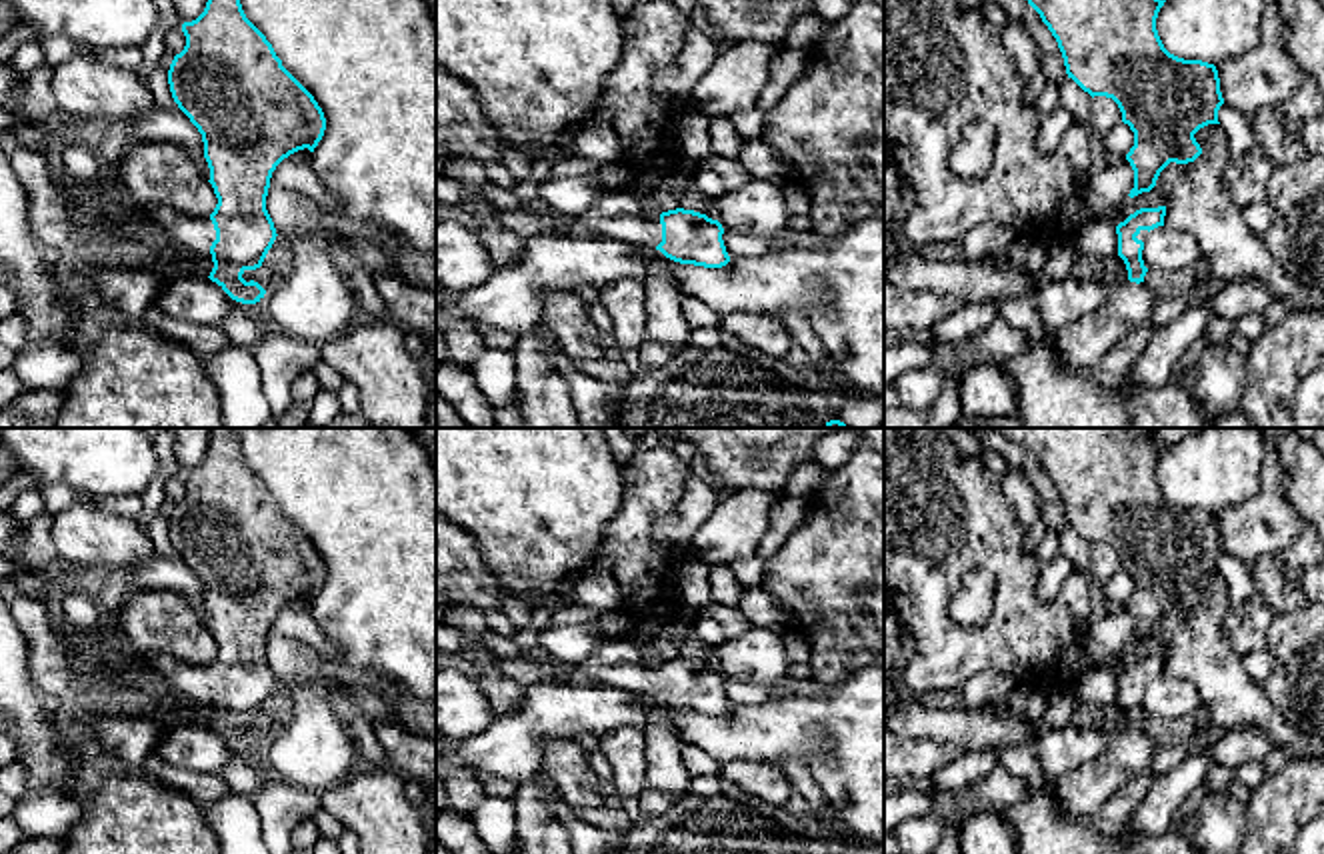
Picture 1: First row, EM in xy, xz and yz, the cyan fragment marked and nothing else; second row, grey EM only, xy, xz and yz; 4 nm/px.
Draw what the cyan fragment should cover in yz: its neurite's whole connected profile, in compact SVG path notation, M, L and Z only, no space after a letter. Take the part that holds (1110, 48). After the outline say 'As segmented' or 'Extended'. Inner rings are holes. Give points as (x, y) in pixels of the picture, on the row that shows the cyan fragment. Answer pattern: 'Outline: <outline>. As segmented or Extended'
Outline: M1028 0L1058 42L1066 74L1084 92L1112 98L1122 122L1134 132L1126 154L1134 170L1130 198L1150 192L1160 172L1170 164L1194 162L1202 148L1194 134L1220 124L1224 104L1214 64L1184 60L1170 54L1156 30L1156 18L1166 0Z. As segmented

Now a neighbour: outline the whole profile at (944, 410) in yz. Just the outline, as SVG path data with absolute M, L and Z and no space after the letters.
M962 372L948 374L936 402L922 412L912 412L904 406L884 408L884 428L950 428L962 416L960 376Z

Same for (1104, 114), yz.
M1094 96L1090 100L1090 130L1096 138L1106 136L1120 122L1122 112L1112 98Z

